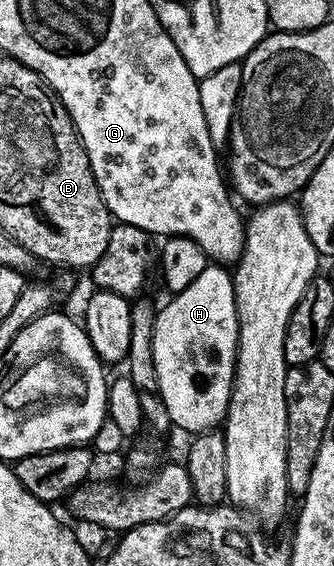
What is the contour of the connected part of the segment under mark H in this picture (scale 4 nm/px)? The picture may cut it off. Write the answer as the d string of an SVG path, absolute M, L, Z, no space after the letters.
M204 266L201 274L185 286L185 290L174 293L164 308L160 307L155 314L155 329L153 330L153 366L157 366L157 382L161 386L161 398L165 402L165 410L169 410L169 418L176 429L184 428L190 434L198 434L215 430L224 423L227 407L231 401L231 386L235 383L235 354L239 351L239 319L235 309L235 281L232 273L223 266Z

